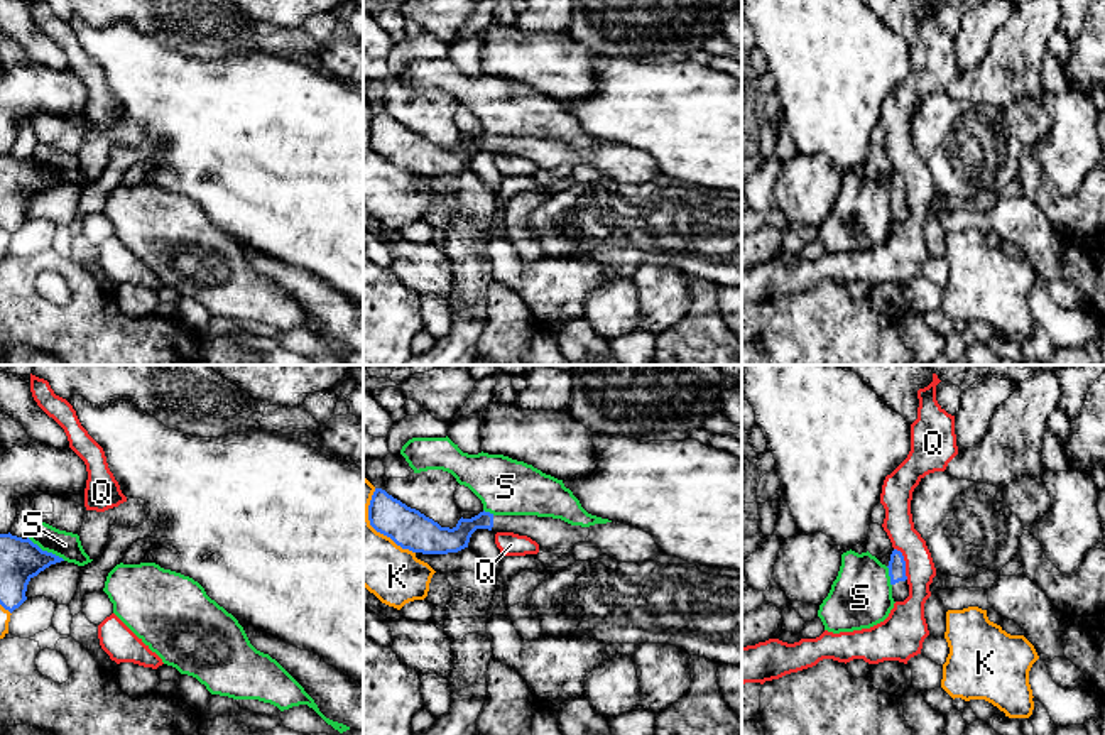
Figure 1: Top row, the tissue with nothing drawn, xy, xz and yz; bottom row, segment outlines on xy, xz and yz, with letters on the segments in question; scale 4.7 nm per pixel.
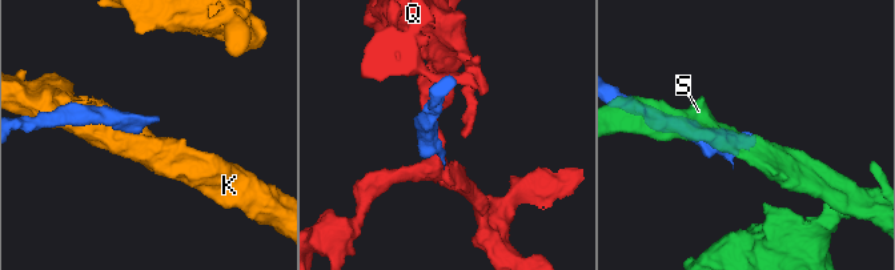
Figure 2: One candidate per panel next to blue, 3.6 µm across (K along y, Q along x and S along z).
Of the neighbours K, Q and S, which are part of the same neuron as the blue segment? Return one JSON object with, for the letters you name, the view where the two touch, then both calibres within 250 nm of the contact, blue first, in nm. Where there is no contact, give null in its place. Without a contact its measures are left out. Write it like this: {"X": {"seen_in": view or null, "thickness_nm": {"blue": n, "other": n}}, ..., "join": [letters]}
{"join": []}

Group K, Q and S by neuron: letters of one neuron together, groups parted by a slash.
K / Q / S

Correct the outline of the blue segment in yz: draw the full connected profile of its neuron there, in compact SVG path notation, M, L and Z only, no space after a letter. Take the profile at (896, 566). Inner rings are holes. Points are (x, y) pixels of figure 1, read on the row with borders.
M892 551L887 568L892 585L892 598L894 602L904 602L909 596L909 585L906 576L906 561L901 551Z

